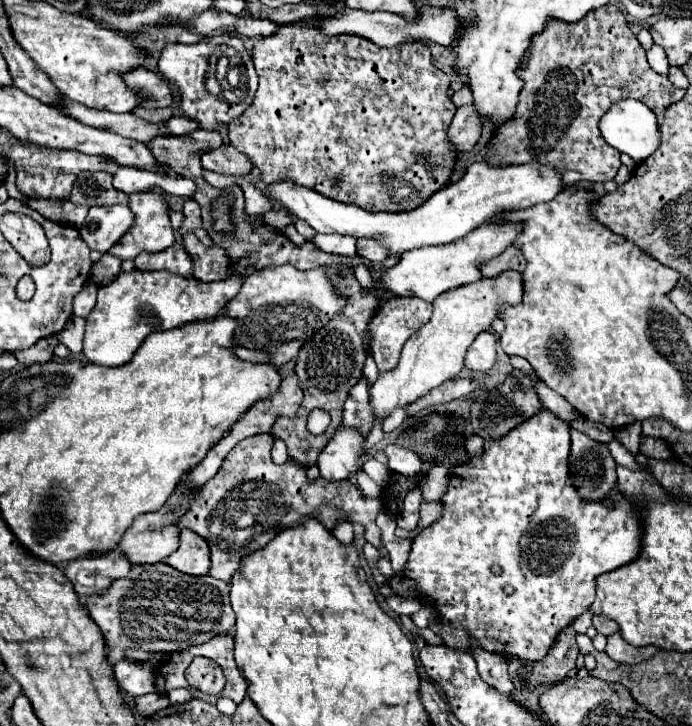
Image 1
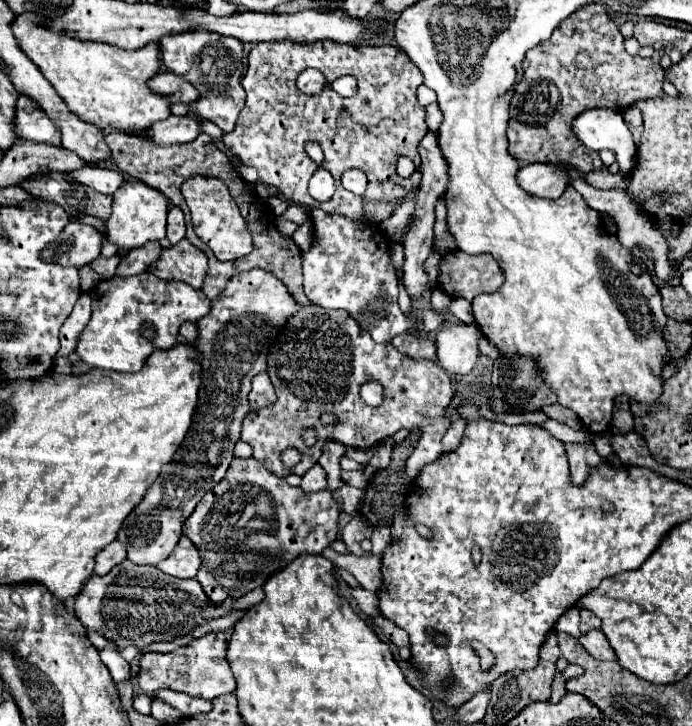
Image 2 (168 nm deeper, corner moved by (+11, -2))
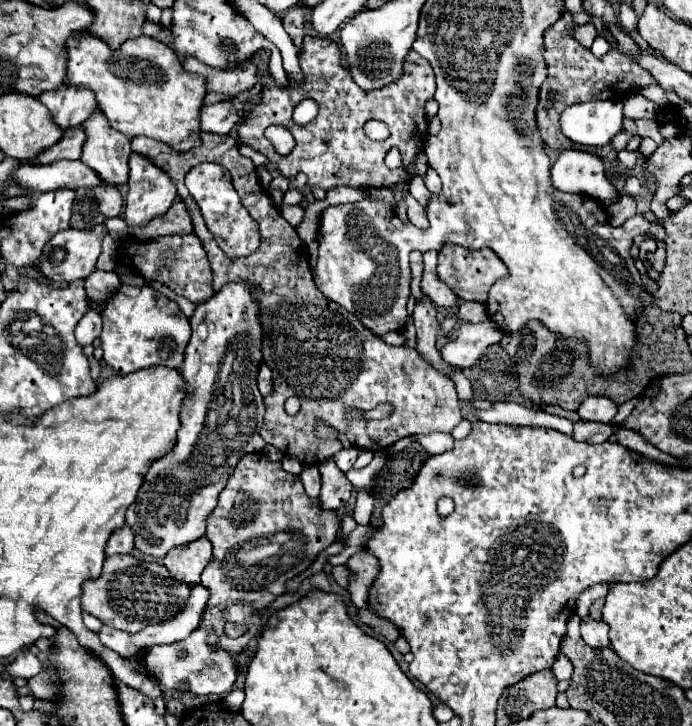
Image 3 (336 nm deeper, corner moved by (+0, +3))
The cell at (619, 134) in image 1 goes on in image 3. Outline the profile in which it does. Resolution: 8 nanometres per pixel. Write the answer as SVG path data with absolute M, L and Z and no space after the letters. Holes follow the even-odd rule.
M588 101L564 109L560 123L574 143L602 147L624 131L622 119L620 101Z

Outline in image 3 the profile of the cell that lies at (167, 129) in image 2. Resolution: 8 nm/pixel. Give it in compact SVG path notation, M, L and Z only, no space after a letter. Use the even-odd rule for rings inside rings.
M226 101L214 103L214 105L208 105L208 107L200 109L200 129L202 131L226 135L226 133L232 131L236 121L238 121L238 113Z

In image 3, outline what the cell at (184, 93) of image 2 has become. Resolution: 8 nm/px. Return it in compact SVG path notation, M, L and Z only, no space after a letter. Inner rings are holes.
M184 61L184 69L188 73L200 73L206 77L206 91L208 93L226 93L226 95L238 95L250 87L256 85L256 67L252 63L220 73L220 69L208 69L206 65L200 65L200 61Z

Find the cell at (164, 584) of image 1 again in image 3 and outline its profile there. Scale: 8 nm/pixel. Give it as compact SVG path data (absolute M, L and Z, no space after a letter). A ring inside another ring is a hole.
M134 555L106 557L104 569L98 579L84 583L82 589L82 609L98 617L104 625L116 627L120 631L136 633L146 625L156 625L176 617L186 605L186 597L192 585L172 579L168 569L154 559L136 559Z

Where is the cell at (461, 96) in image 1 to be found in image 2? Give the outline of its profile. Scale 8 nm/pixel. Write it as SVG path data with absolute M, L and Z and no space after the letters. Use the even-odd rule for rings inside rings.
M429 104L429 106L425 108L425 116L427 116L427 120L425 120L427 128L429 128L431 132L437 132L437 128L439 128L439 124L441 124L441 120L443 120L439 106L437 106L437 104Z

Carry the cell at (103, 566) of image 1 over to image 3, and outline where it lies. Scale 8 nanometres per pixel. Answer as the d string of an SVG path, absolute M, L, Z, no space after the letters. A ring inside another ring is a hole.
M124 525L122 529L118 529L118 533L112 533L110 541L106 543L106 555L118 555L118 553L132 553L134 549L134 537L132 537L132 529L128 529L128 525Z

